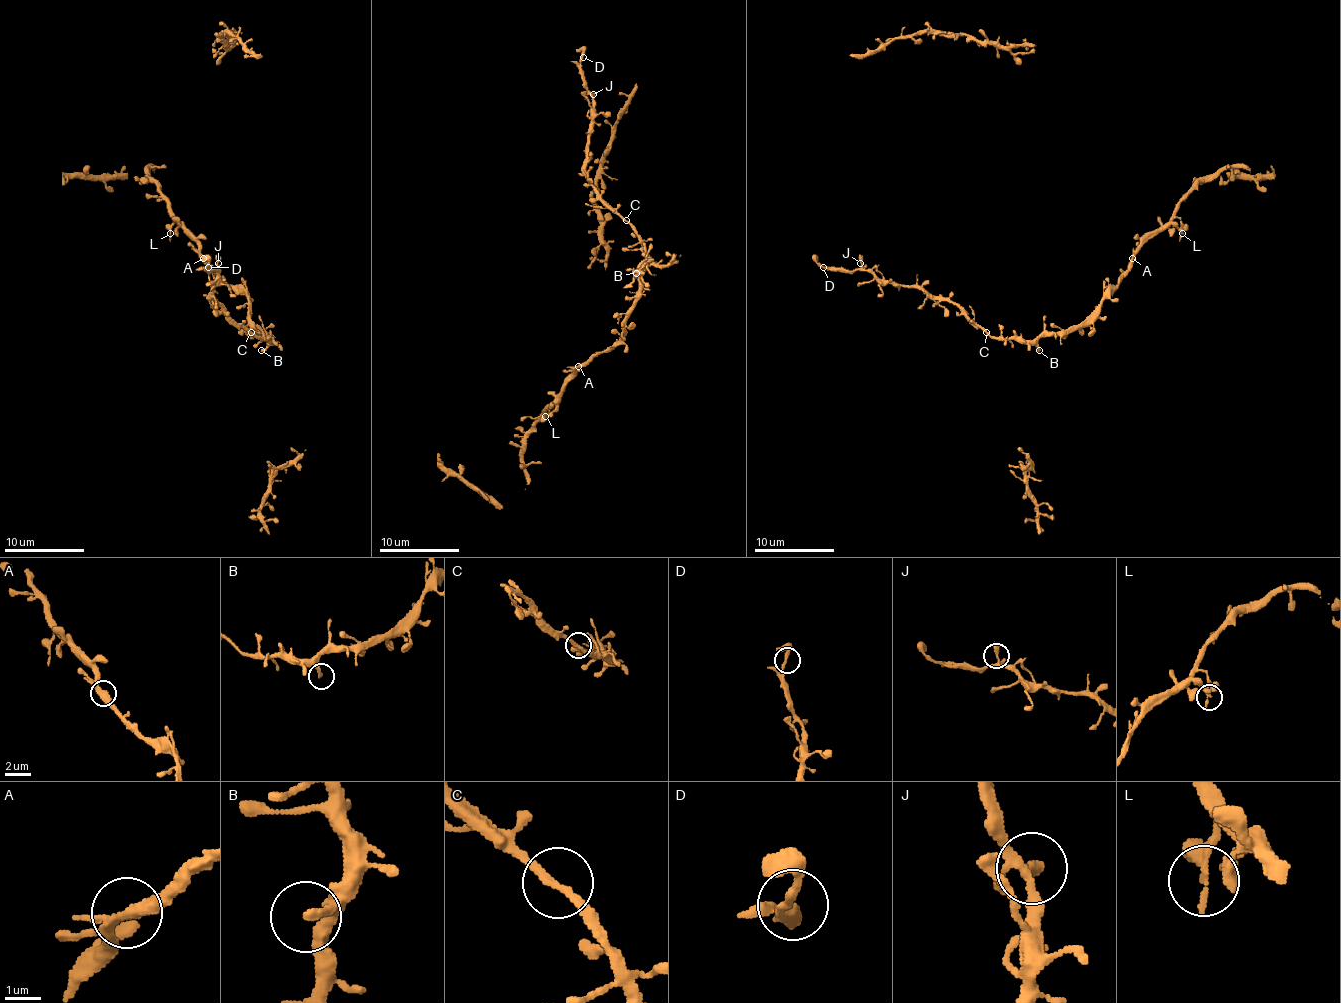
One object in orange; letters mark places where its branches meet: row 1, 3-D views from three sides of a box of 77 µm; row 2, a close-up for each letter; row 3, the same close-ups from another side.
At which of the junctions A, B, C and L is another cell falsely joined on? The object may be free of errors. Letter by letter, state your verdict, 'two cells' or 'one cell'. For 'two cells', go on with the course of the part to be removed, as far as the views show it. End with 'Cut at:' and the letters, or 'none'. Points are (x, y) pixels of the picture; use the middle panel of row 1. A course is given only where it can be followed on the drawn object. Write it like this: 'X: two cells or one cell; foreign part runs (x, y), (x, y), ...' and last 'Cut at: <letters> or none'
A: one cell
B: one cell
C: one cell
L: one cell
Cut at: none

